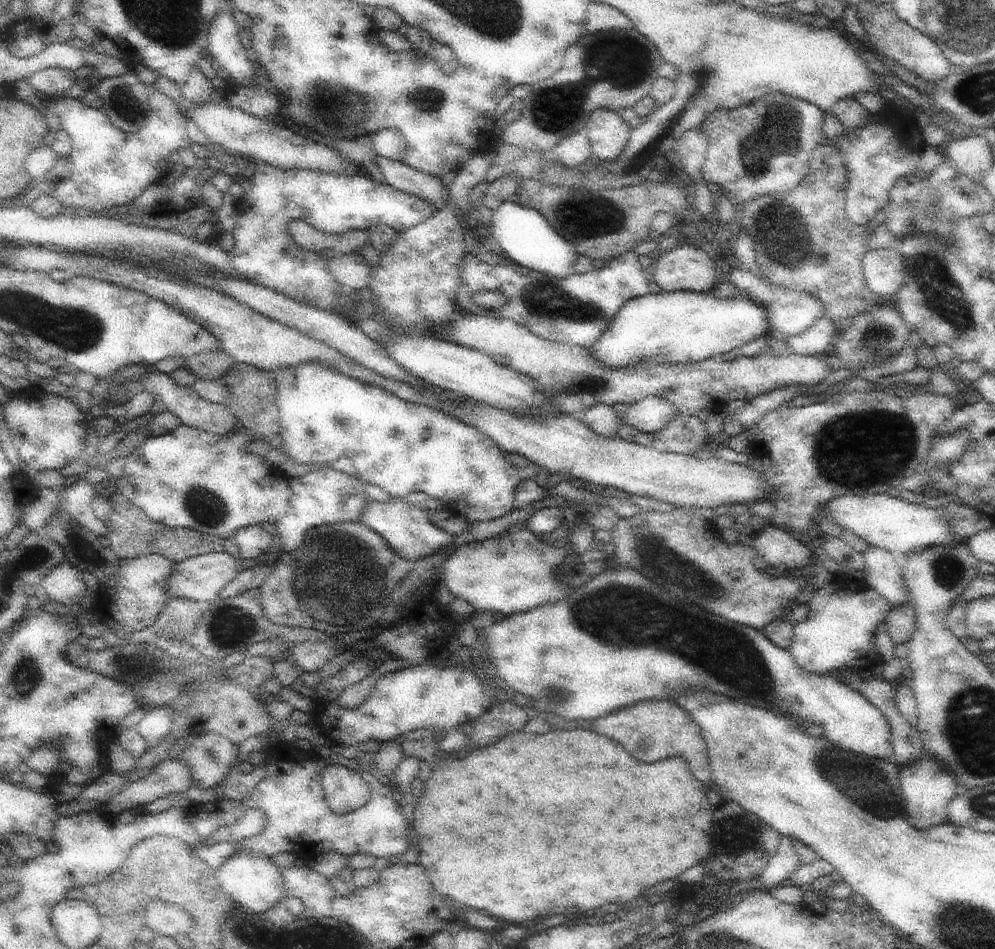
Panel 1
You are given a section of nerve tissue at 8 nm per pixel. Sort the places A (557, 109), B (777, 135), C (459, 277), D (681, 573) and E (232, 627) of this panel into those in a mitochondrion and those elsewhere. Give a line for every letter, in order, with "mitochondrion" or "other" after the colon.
A: mitochondrion
B: mitochondrion
C: other
D: mitochondrion
E: mitochondrion

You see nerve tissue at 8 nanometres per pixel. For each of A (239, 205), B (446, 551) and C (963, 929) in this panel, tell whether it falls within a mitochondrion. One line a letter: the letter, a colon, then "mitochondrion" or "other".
A: other
B: other
C: mitochondrion

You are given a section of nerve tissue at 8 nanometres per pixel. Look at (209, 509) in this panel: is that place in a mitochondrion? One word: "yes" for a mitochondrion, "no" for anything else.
yes

